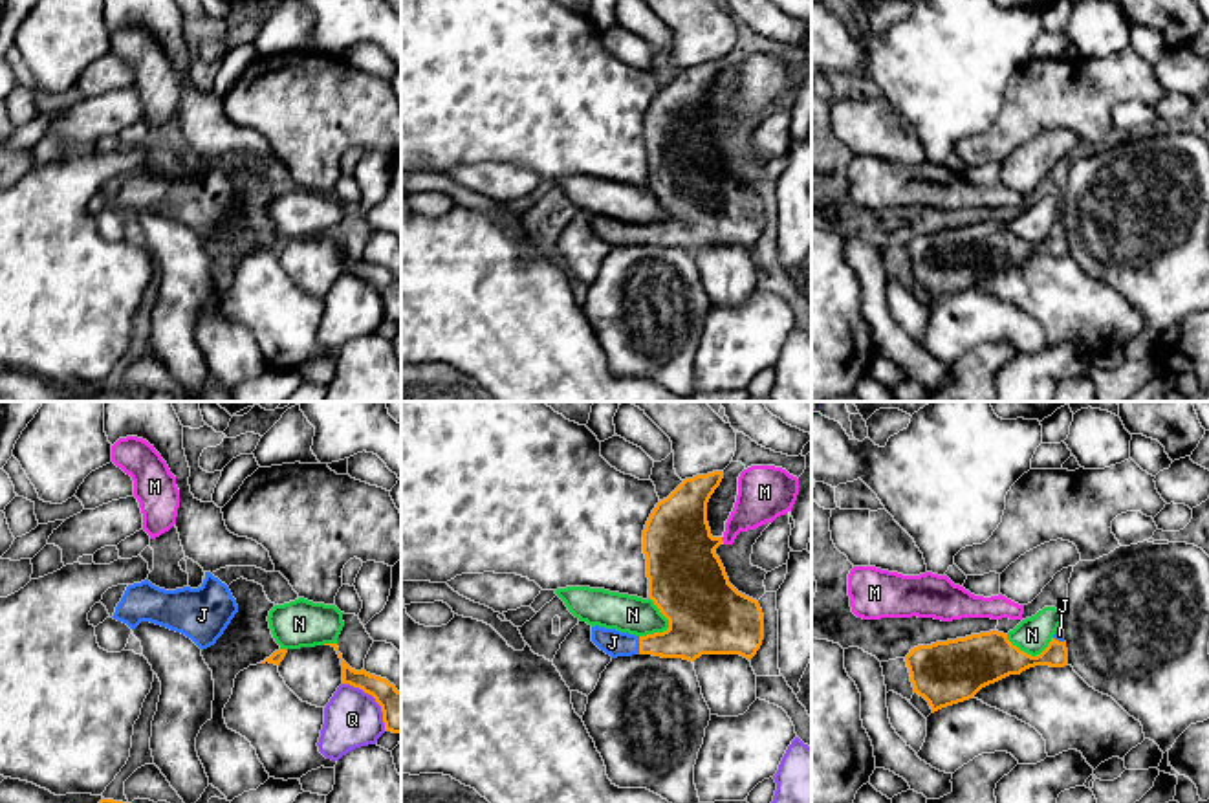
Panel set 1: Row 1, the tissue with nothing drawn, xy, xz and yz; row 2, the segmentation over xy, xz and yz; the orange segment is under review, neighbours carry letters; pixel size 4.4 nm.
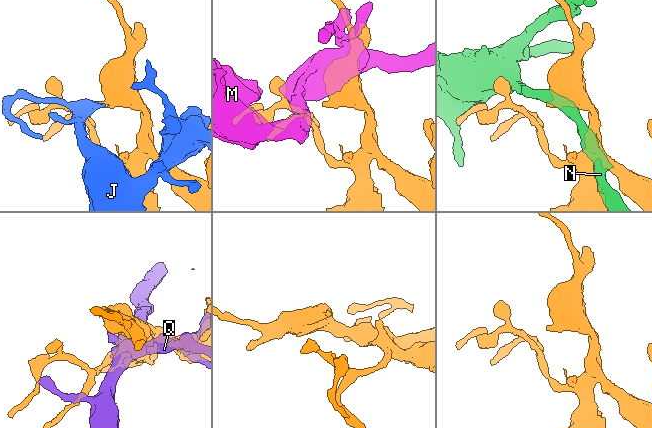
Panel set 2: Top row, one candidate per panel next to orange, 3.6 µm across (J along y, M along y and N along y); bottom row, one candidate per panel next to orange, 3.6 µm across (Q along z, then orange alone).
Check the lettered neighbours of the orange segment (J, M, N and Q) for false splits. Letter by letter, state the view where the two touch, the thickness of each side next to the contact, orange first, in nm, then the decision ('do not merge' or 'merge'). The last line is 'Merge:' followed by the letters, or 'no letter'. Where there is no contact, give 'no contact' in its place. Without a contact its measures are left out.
J: contact in xz; calibres 220 and 110 nm; merge
M: contact in xz; calibres 340 and 220 nm; do not merge
N: contact in xz; calibres 340 and 170 nm; do not merge
Q: contact in xy; calibres 160 and 260 nm; do not merge
Merge: J

